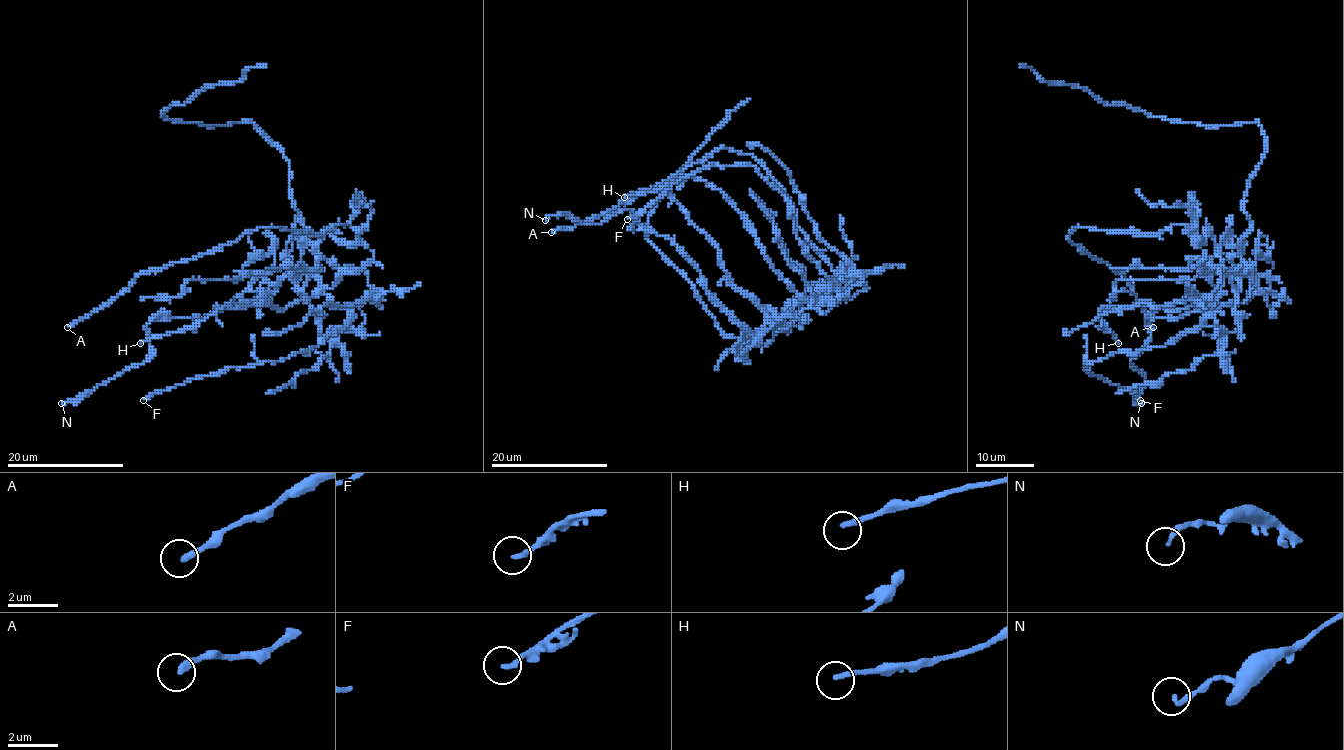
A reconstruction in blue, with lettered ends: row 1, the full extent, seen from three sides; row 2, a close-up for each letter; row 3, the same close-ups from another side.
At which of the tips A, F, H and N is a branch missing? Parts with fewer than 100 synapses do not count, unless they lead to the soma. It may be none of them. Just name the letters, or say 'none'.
none

